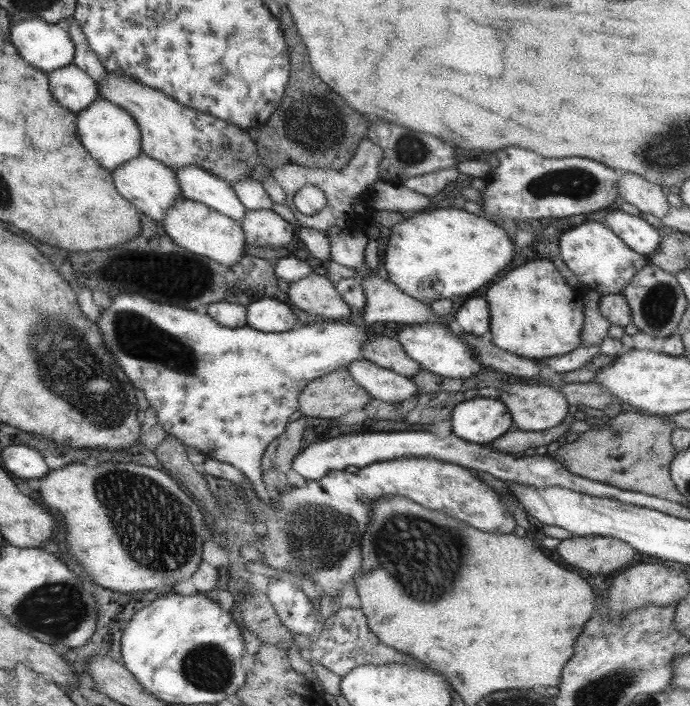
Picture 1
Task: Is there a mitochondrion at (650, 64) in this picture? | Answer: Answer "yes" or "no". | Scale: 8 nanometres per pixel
no

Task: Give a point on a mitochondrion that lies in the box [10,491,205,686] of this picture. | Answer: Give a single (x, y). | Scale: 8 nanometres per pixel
(58, 609)

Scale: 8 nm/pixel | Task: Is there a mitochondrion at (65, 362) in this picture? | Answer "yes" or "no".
yes

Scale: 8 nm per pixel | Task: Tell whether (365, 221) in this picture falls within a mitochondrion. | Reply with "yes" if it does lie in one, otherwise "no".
no

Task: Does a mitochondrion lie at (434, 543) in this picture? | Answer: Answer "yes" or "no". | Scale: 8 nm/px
yes

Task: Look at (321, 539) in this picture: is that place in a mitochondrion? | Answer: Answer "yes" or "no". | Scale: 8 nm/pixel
yes

